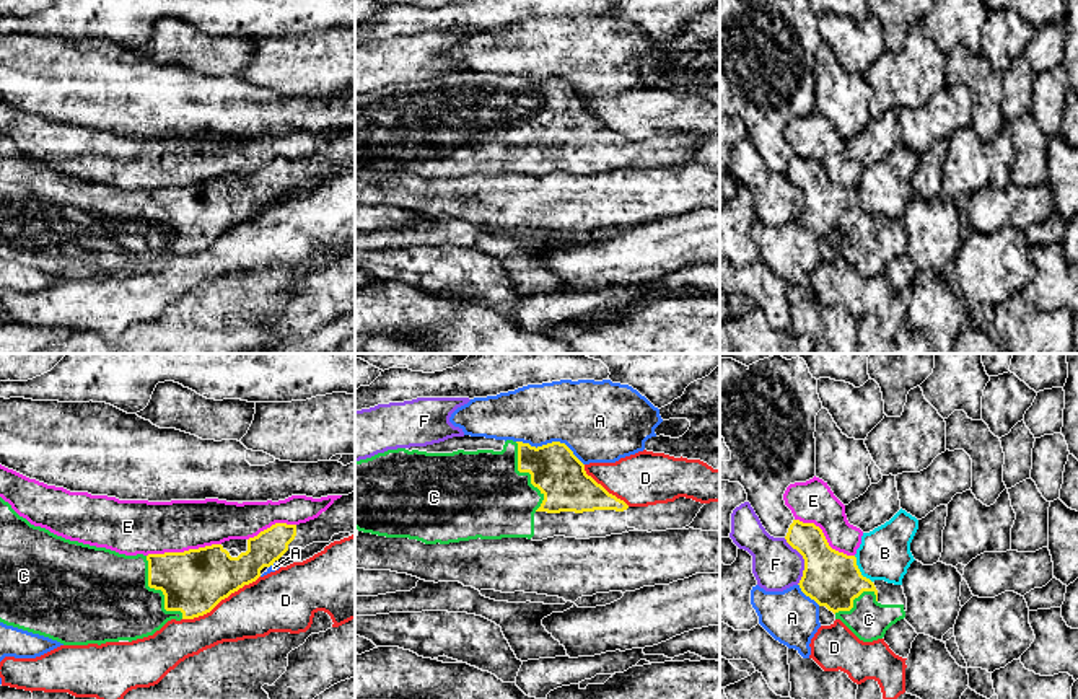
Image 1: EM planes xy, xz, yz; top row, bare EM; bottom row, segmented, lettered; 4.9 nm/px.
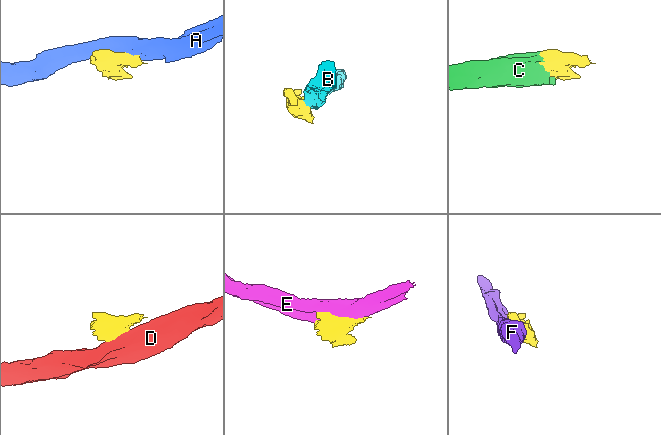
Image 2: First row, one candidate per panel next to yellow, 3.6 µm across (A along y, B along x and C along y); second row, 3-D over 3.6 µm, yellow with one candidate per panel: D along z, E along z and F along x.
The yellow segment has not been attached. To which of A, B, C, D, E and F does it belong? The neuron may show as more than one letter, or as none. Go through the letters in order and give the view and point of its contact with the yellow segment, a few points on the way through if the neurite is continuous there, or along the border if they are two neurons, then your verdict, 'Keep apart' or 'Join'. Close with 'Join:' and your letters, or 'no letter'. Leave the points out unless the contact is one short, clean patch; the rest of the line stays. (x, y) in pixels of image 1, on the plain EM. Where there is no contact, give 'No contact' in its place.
A: Touches yellow at xz (551, 79). Keep apart
B: Touches yellow at yz (858, 206). Boundary: yz (854, 191), (858, 206), (872, 217). Keep apart
C: Touches yellow at xy (160, 224). Join
D: Touches yellow at xy (220, 235). Boundary: xy (259, 211), (222, 233), (209, 246), (183, 254). Keep apart
E: Touches yellow at xy (184, 186). Keep apart
F: Touches yellow at yz (805, 196). Keep apart
Join: C

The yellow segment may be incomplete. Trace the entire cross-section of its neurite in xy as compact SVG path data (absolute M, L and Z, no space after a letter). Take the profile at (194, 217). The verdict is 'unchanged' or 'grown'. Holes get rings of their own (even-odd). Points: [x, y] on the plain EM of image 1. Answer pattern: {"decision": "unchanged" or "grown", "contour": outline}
{"decision": "grown", "contour": "M355 127L334 135L314 155L300 160L275 158L249 174L230 174L184 187L125 191L34 161L0 132L0 257L64 280L132 277L153 270L171 254L194 254L210 248L221 235L256 217L280 192L288 194L313 178L329 178L339 168L355 169Z"}

